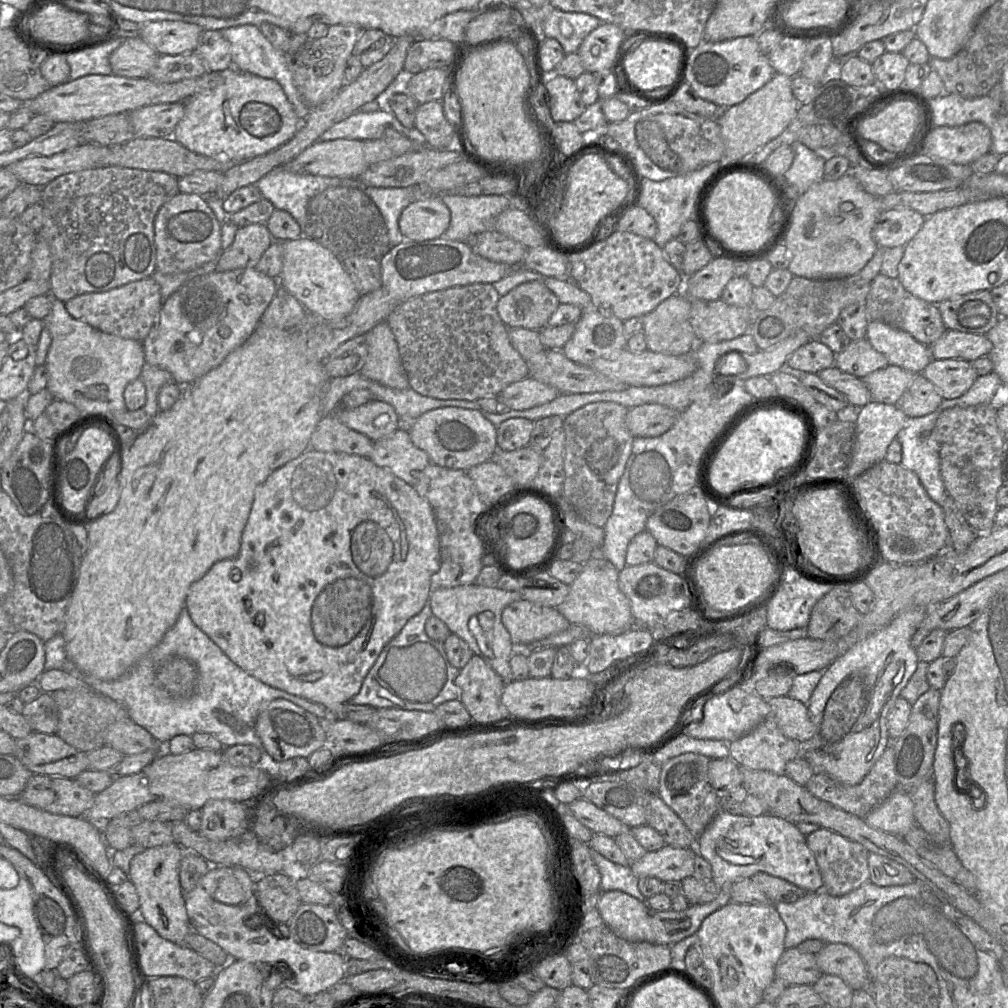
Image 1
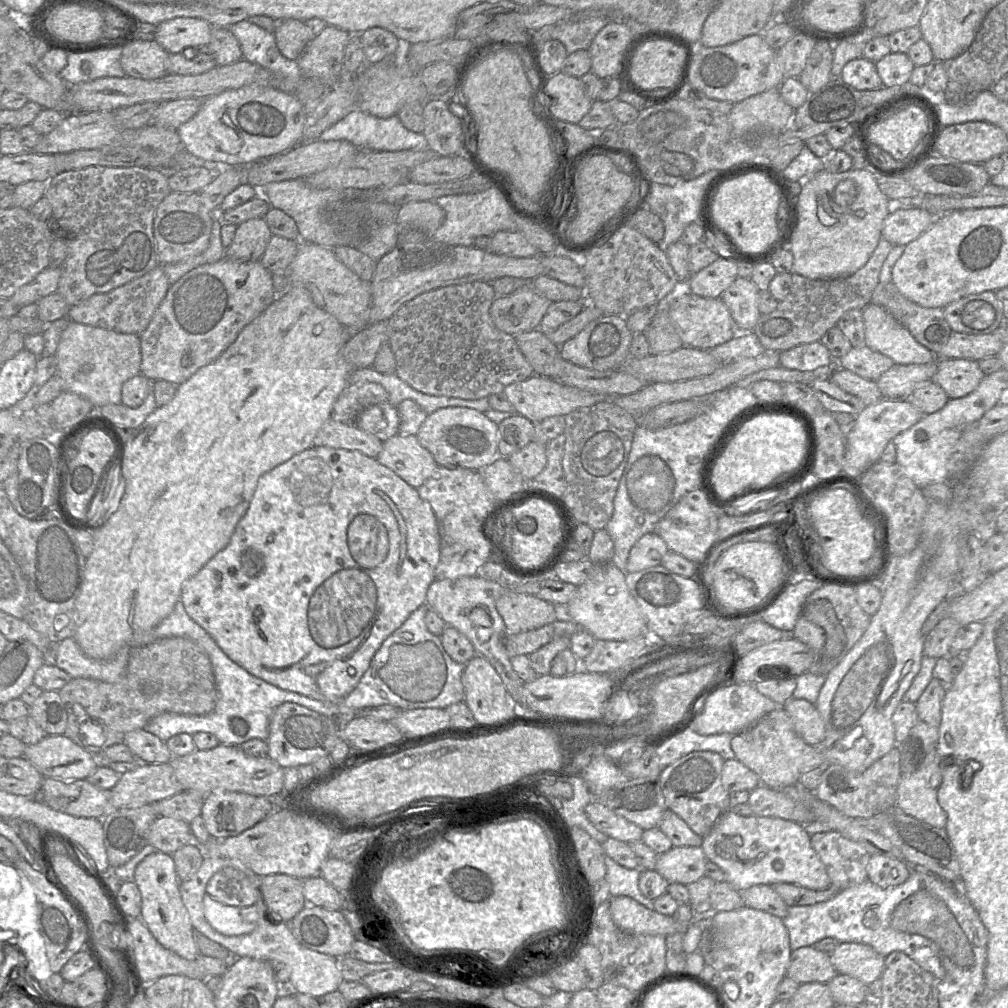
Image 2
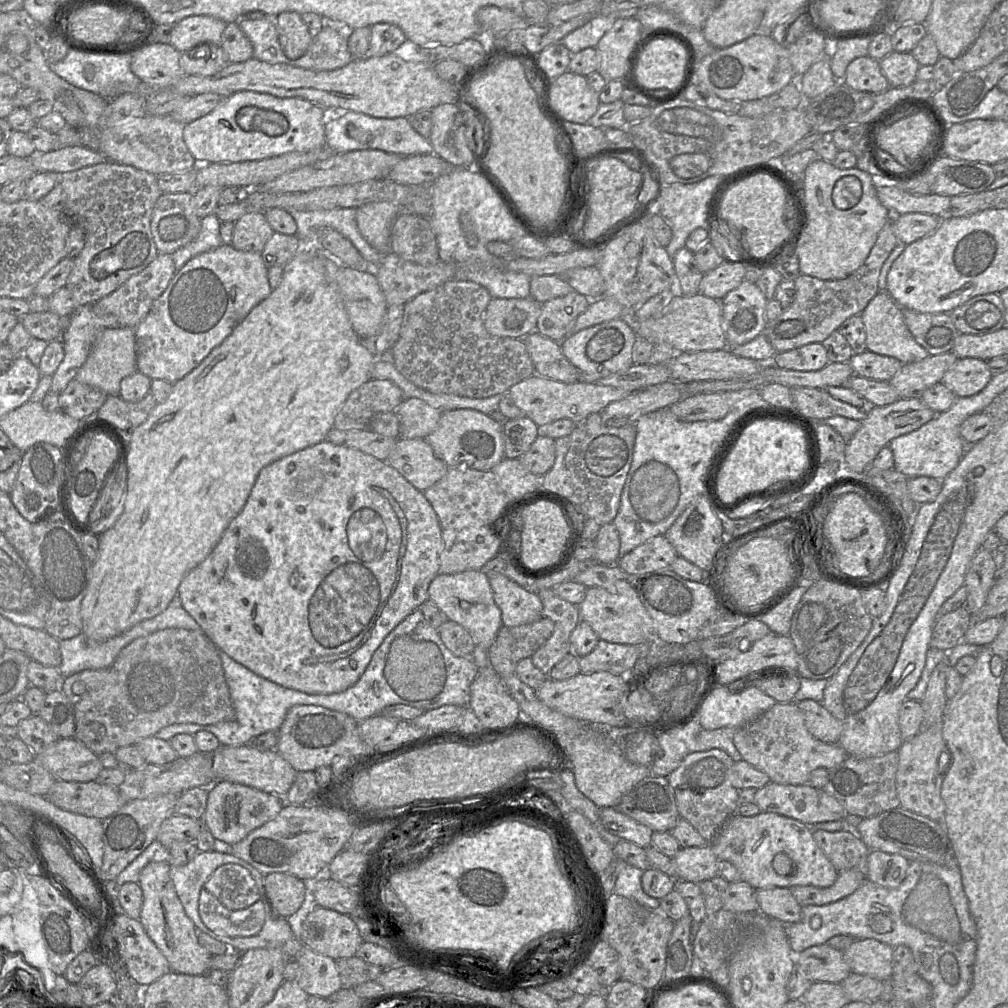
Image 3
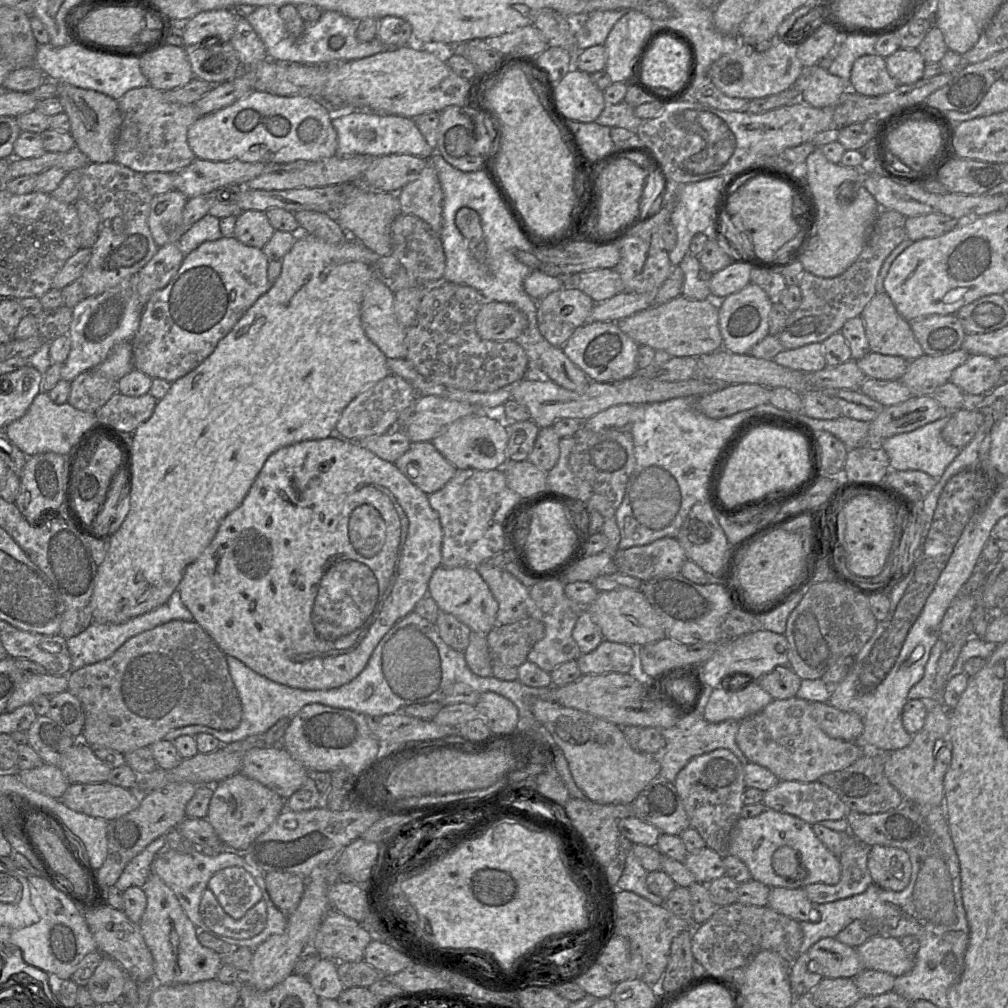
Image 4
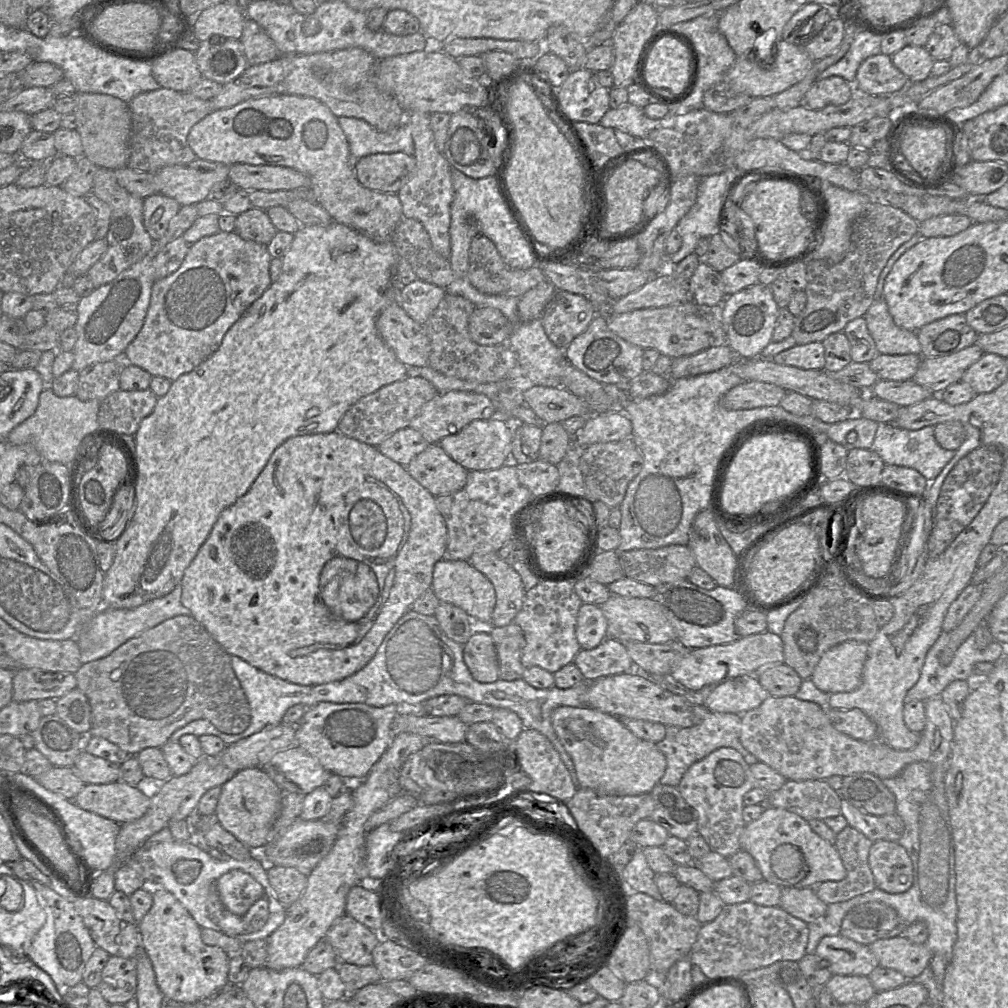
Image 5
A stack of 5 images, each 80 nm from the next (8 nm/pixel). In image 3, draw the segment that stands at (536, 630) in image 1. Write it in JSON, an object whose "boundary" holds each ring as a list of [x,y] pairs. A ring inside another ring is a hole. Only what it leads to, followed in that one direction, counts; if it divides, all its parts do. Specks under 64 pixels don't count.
{"boundary":[[[488,572],[494,601],[501,610],[503,626],[515,627],[540,620],[543,604],[536,592],[520,586],[500,572]]]}

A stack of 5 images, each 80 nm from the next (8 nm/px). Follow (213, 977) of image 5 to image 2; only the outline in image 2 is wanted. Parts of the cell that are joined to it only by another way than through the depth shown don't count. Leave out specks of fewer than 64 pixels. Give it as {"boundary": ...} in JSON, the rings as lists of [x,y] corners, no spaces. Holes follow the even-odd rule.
{"boundary":[[[160,851],[145,857],[136,867],[134,883],[141,894],[140,919],[155,939],[166,949],[187,960],[194,960],[199,951],[193,938],[193,926],[182,902],[179,879],[172,855]]]}

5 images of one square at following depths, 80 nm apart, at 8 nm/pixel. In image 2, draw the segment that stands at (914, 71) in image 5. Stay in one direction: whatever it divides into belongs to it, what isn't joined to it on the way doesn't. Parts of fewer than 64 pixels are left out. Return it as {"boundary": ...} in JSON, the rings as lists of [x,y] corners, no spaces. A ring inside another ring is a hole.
{"boundary":[[[894,52],[881,58],[875,66],[885,87],[905,85],[915,67],[906,53]]]}

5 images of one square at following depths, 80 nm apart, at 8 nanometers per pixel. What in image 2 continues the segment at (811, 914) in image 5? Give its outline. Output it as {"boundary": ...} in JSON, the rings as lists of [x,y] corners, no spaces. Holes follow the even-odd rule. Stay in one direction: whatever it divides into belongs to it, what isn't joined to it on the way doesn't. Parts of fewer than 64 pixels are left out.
{"boundary":[[[754,885],[739,891],[744,905],[777,916],[787,916],[788,906],[771,885]]]}

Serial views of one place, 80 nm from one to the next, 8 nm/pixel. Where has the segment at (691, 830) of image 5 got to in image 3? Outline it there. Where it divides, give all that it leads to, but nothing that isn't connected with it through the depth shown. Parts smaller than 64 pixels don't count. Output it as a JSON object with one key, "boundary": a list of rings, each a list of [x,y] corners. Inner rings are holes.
{"boundary":[[[664,776],[644,778],[614,808],[653,832],[671,832],[681,818],[674,791]]]}

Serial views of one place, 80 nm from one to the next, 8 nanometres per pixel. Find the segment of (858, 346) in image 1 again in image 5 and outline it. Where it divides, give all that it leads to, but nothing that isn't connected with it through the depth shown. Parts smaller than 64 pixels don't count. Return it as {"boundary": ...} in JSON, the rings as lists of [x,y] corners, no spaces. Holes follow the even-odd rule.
{"boundary":[[[877,354],[868,364],[879,380],[905,381],[915,375],[921,354]]]}

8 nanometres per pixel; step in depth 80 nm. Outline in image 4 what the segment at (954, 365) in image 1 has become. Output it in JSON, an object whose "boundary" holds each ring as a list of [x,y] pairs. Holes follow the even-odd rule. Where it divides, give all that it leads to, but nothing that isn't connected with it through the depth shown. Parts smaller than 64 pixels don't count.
{"boundary":[[[973,354],[953,370],[950,382],[967,396],[984,396],[1001,383],[1001,371],[996,359],[983,354]]]}

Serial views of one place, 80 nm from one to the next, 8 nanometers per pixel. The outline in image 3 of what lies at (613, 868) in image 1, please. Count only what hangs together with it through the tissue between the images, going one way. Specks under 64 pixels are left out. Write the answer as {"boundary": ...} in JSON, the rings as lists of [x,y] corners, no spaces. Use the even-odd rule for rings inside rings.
{"boundary":[[[615,858],[612,862],[616,862],[617,866],[614,893],[635,901],[644,908],[660,911],[660,900],[647,895],[642,888],[641,878],[644,871],[621,859]]]}

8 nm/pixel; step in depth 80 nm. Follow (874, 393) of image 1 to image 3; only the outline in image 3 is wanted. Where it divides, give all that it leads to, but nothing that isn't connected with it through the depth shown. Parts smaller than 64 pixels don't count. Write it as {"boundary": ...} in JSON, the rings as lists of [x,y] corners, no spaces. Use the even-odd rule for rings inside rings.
{"boundary":[[[946,352],[904,363],[889,380],[889,383],[897,391],[900,398],[920,397],[927,388],[941,382],[944,373],[956,360],[957,356],[953,352]]]}

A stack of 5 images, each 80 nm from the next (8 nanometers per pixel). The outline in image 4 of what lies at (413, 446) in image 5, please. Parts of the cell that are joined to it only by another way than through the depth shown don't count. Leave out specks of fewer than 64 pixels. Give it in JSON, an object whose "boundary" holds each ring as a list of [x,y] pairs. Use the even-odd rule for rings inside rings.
{"boundary":[[[394,429],[382,435],[371,435],[356,442],[379,458],[394,463],[410,447],[411,441],[400,429]]]}

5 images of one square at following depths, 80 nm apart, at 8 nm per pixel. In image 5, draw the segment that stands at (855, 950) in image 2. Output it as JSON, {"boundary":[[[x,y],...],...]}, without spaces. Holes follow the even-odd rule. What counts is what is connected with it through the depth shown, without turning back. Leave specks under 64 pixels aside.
{"boundary":[[[904,936],[879,939],[868,946],[879,966],[897,970],[907,980],[920,975],[933,958],[924,943],[912,943]]]}

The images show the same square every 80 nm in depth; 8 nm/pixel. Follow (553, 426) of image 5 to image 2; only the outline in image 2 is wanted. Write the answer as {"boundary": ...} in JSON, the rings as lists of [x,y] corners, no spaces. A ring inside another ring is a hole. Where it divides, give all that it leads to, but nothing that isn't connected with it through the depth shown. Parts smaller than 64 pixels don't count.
{"boundary":[[[531,441],[507,459],[527,481],[533,481],[546,466],[546,445]]]}

